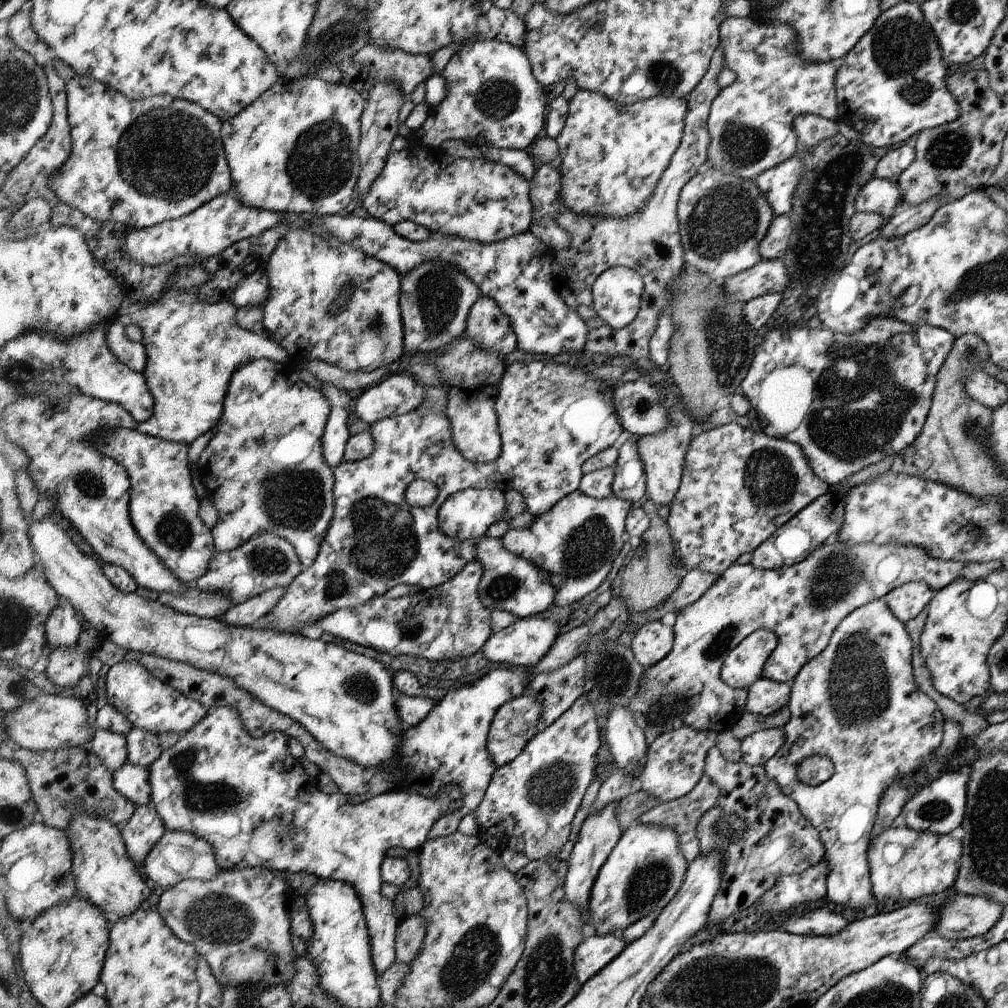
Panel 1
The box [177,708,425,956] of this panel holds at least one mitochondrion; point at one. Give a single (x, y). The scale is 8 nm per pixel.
(215, 918)

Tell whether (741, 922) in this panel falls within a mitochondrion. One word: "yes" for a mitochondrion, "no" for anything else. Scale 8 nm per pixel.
no

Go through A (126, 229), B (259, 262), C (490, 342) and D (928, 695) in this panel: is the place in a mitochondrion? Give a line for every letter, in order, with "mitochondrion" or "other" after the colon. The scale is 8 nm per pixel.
A: other
B: other
C: other
D: other

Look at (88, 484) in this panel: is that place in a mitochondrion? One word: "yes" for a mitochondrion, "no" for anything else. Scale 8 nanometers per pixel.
yes

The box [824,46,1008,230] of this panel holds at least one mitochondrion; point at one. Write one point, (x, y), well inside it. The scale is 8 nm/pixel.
(950, 150)

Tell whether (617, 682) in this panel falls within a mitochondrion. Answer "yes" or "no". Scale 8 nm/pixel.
yes

